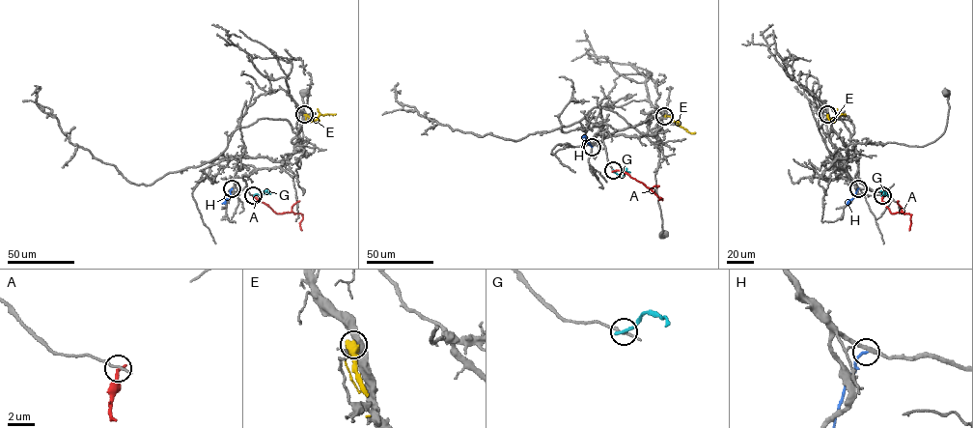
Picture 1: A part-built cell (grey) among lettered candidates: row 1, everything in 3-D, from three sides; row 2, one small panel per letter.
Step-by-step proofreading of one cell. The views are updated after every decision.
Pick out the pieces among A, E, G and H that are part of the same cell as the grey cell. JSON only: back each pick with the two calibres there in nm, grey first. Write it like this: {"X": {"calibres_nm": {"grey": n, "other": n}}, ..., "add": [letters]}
{"add": []}

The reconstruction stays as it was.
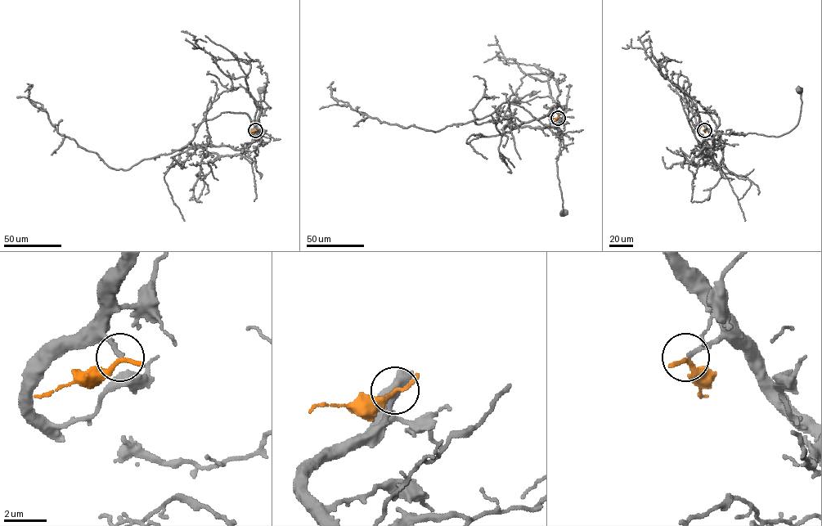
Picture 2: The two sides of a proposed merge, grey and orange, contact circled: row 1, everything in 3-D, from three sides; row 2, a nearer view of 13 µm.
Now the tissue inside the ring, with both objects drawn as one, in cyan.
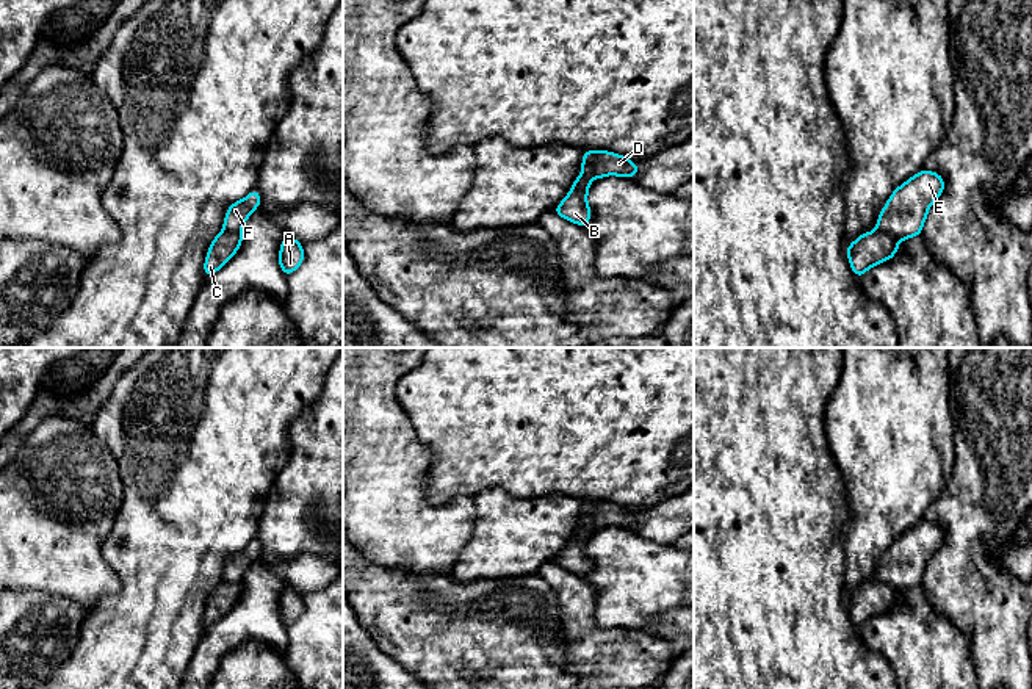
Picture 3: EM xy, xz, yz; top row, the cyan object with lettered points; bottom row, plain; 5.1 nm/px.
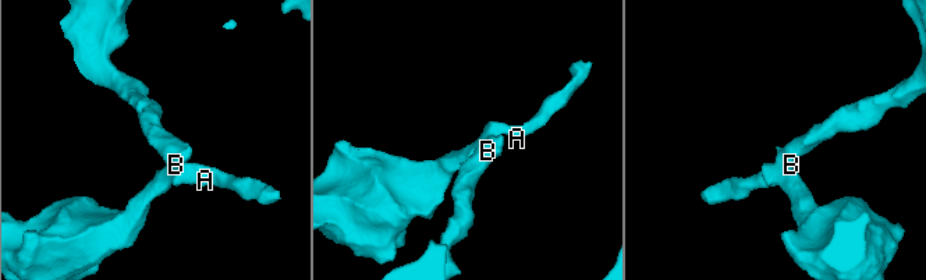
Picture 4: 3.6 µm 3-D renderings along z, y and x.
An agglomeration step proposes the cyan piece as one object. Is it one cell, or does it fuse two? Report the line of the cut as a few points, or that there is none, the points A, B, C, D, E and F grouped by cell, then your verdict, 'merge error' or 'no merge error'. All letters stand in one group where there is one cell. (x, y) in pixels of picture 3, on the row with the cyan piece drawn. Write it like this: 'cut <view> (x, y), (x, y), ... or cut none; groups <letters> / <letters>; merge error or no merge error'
cut xz (591, 182), (578, 182), (569, 193); groups A C D / B E F; merge error

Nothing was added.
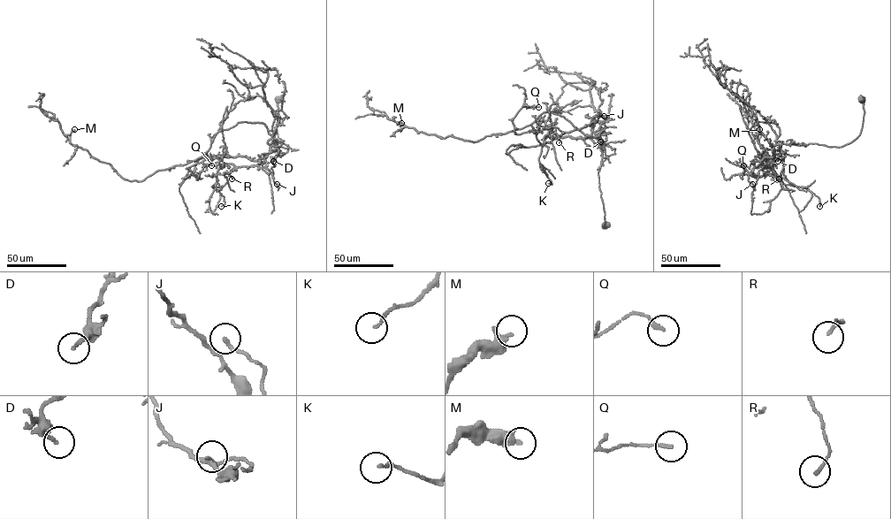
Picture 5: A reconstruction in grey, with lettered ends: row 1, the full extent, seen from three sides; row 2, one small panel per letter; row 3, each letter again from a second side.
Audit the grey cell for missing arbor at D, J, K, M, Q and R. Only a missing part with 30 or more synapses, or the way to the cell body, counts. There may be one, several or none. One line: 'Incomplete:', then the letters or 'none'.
Incomplete: none

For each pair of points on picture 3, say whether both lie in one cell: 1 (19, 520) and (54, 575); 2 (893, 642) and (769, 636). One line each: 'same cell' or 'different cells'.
1: same cell
2: different cells

